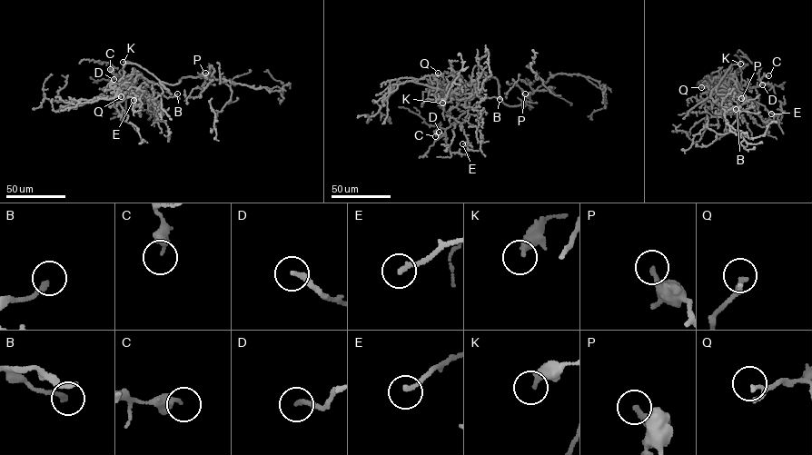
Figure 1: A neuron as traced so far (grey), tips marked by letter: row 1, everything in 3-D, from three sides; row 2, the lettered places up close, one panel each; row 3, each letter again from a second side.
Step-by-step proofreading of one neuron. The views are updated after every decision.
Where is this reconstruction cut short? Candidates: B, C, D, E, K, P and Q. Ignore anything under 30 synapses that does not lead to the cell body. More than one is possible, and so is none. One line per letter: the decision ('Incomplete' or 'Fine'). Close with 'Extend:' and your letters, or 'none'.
B: Fine
C: Fine
D: Fine
E: Fine
K: Incomplete
P: Fine
Q: Fine
Extend: K

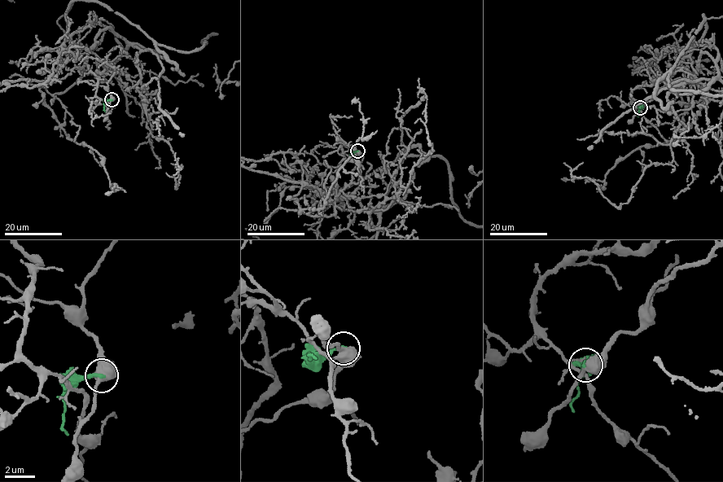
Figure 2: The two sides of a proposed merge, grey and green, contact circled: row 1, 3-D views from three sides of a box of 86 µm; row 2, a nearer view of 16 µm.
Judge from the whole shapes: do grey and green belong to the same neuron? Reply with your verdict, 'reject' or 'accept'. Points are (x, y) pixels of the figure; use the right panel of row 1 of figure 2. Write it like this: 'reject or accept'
reject

